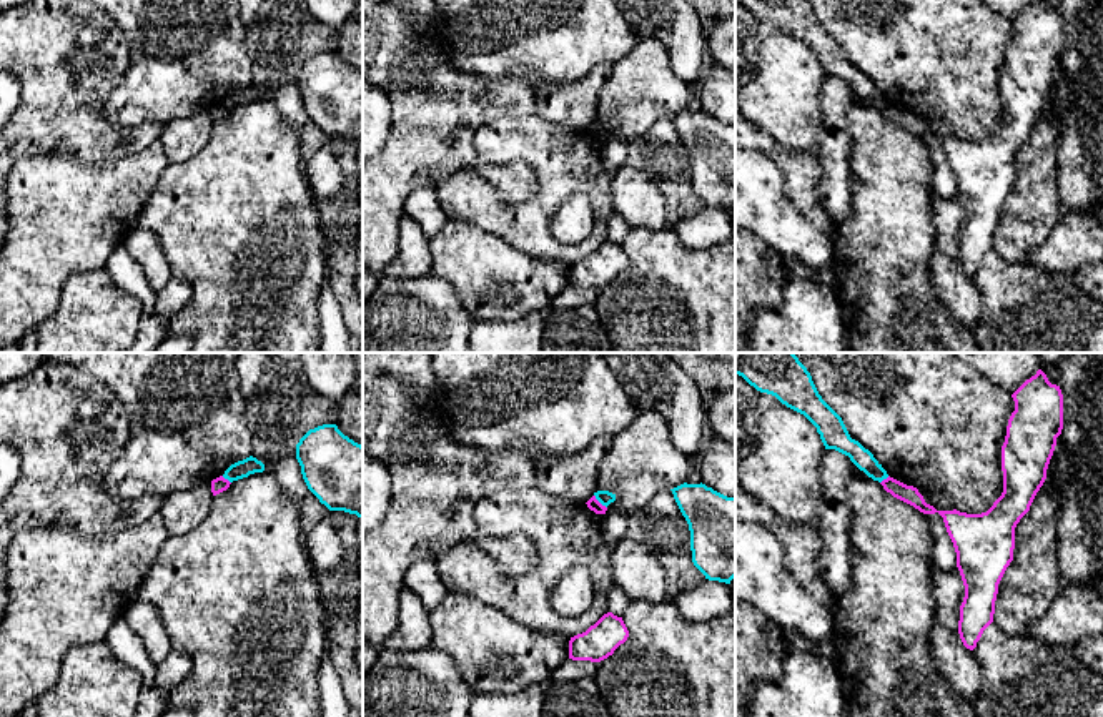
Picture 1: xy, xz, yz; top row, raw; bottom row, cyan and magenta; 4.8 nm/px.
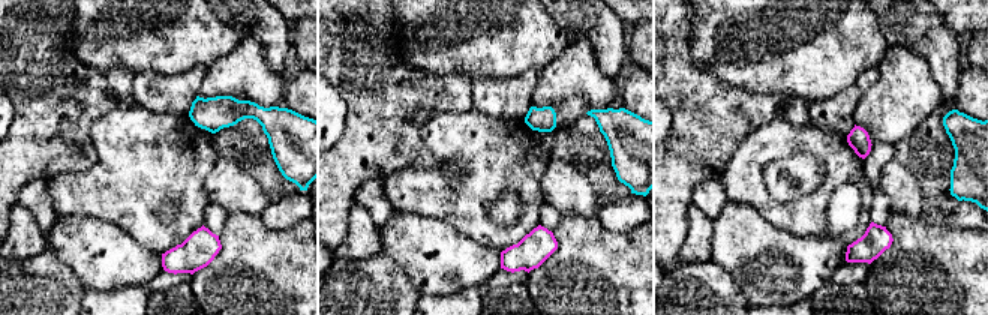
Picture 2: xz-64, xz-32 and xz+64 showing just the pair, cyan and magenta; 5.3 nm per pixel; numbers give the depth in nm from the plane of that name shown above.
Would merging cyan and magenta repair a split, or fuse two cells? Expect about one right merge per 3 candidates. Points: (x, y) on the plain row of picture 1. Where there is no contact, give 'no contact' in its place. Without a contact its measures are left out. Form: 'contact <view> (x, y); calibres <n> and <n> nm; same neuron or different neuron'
contact xz (599, 128); calibres 70 and 60 nm; different neuron

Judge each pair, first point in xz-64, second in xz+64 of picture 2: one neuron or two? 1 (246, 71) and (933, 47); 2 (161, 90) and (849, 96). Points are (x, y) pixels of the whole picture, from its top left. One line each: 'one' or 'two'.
1: two
2: one

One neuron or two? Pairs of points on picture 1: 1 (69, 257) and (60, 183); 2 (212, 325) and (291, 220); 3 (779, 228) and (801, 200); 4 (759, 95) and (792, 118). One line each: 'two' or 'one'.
1: one
2: one
3: two
4: one

